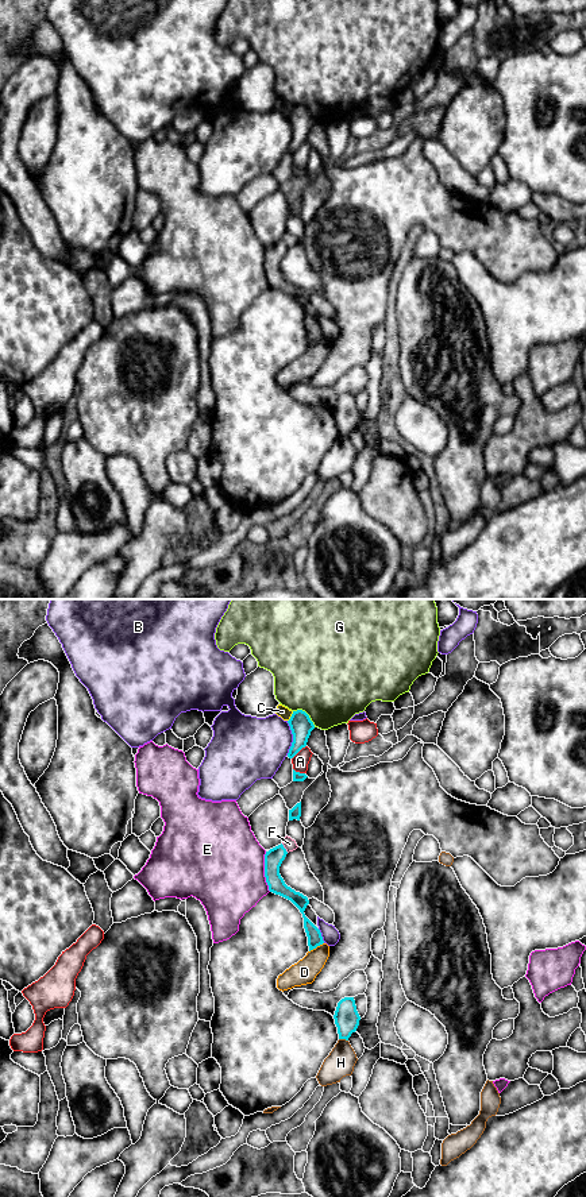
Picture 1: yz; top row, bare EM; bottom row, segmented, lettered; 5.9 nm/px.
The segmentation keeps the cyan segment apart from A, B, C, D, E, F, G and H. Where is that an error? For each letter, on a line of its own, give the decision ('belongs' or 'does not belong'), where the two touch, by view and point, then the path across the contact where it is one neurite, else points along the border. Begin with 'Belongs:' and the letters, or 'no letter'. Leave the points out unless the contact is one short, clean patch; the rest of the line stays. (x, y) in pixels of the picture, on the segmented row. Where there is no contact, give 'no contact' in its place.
Belongs: no letter
A: does not belong; contact yz (299, 750)
B: does not belong; contact yz (293, 738)
C: does not belong; contact yz (290, 717); border yz (293, 711), (288, 721)
D: does not belong; contact yz (316, 946); border yz (323, 942), (309, 952)
E: does not belong; contact yz (265, 872)
F: does not belong; contact yz (284, 848); border yz (281, 844), (288, 852)
G: does not belong; contact yz (307, 714)
H: does not belong; contact yz (343, 1038)

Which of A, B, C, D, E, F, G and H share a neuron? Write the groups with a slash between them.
A / B D / C / E / F / G / H

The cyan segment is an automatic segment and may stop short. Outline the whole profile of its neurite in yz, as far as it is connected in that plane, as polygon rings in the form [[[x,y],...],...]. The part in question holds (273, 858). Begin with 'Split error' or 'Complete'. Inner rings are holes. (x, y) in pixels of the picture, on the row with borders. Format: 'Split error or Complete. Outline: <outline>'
Complete. Outline: [[[282,843],[266,852],[265,877],[266,877],[266,883],[269,885],[270,892],[290,900],[302,914],[304,928],[308,937],[308,946],[311,951],[316,949],[317,946],[323,945],[324,941],[323,941],[320,930],[304,914],[307,906],[309,904],[308,897],[300,892],[296,892],[290,887],[288,887],[279,874],[279,866],[282,861],[285,860],[286,854],[288,852]]]

